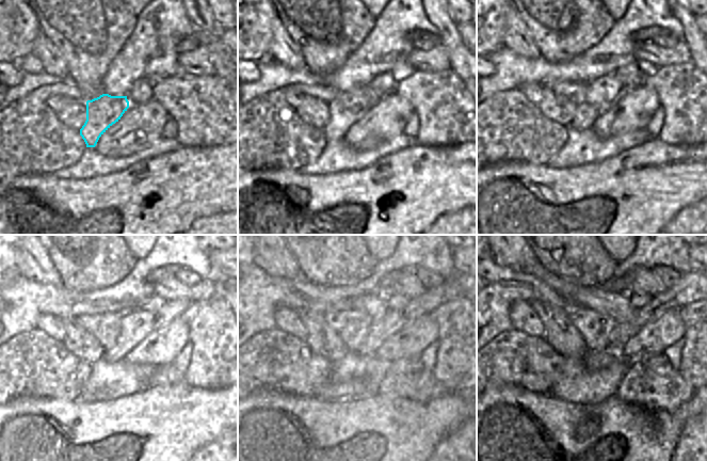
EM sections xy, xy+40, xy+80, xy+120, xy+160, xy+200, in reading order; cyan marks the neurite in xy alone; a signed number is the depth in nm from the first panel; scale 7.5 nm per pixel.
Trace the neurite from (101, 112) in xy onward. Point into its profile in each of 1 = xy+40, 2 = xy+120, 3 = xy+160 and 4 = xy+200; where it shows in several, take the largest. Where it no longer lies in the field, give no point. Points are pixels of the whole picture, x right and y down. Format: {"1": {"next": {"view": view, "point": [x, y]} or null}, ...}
{"1": {"next": {"view": "xy+40", "point": [348, 108]}}, "2": {"next": {"view": "xy+120", "point": [135, 324]}}, "3": {"next": {"view": "xy+160", "point": [382, 327]}}, "4": {"next": {"view": "xy+200", "point": [692, 286]}}}

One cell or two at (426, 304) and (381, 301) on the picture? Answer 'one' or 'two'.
two

